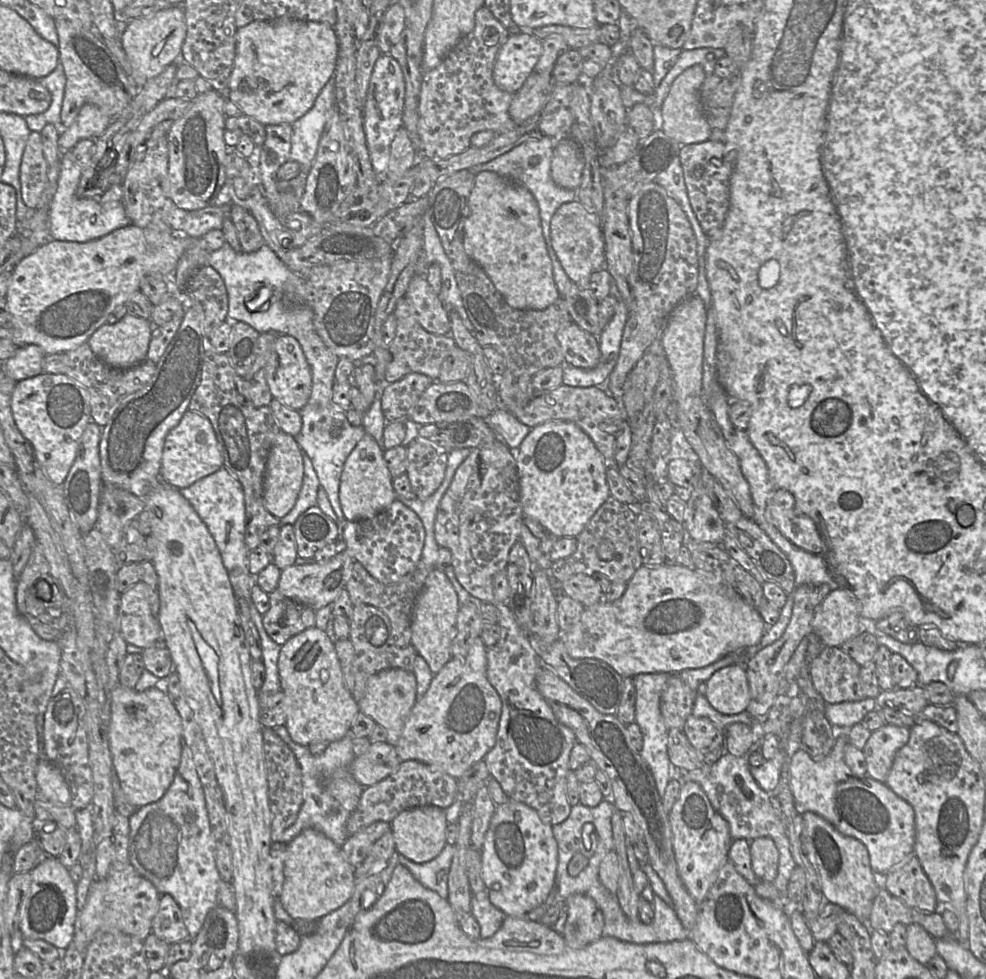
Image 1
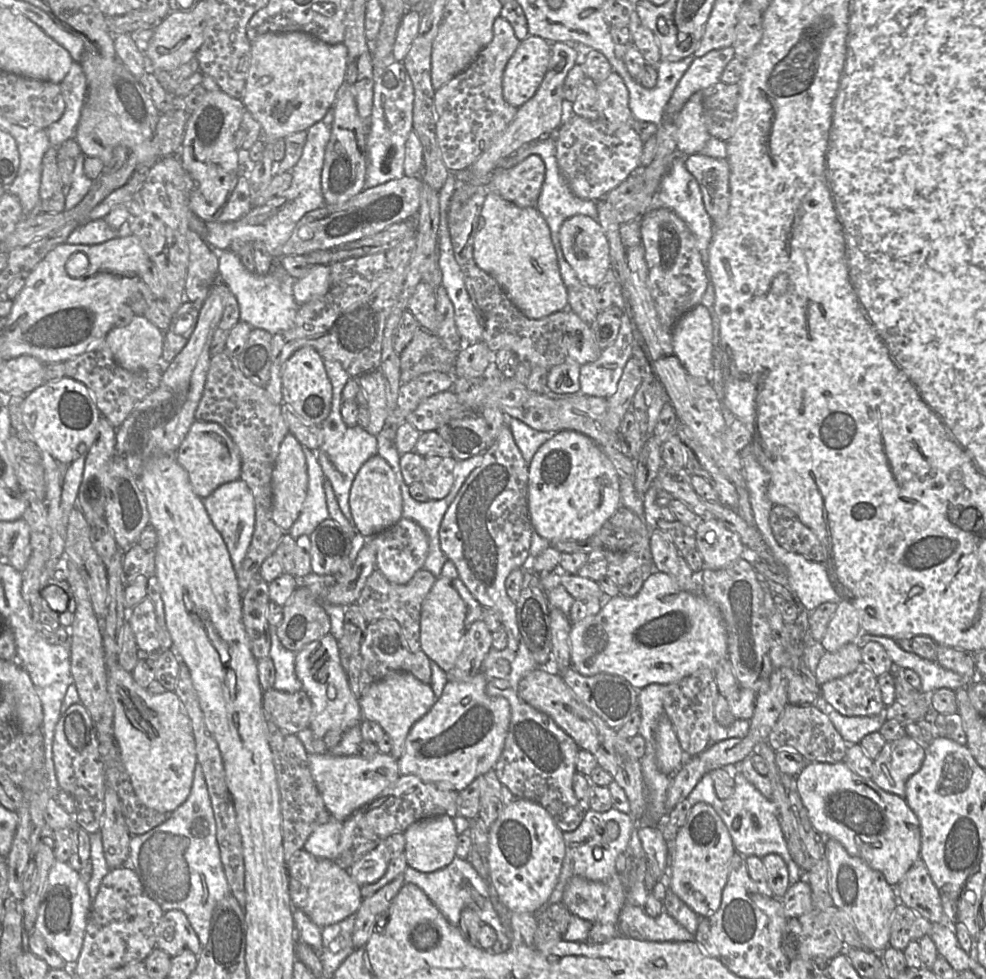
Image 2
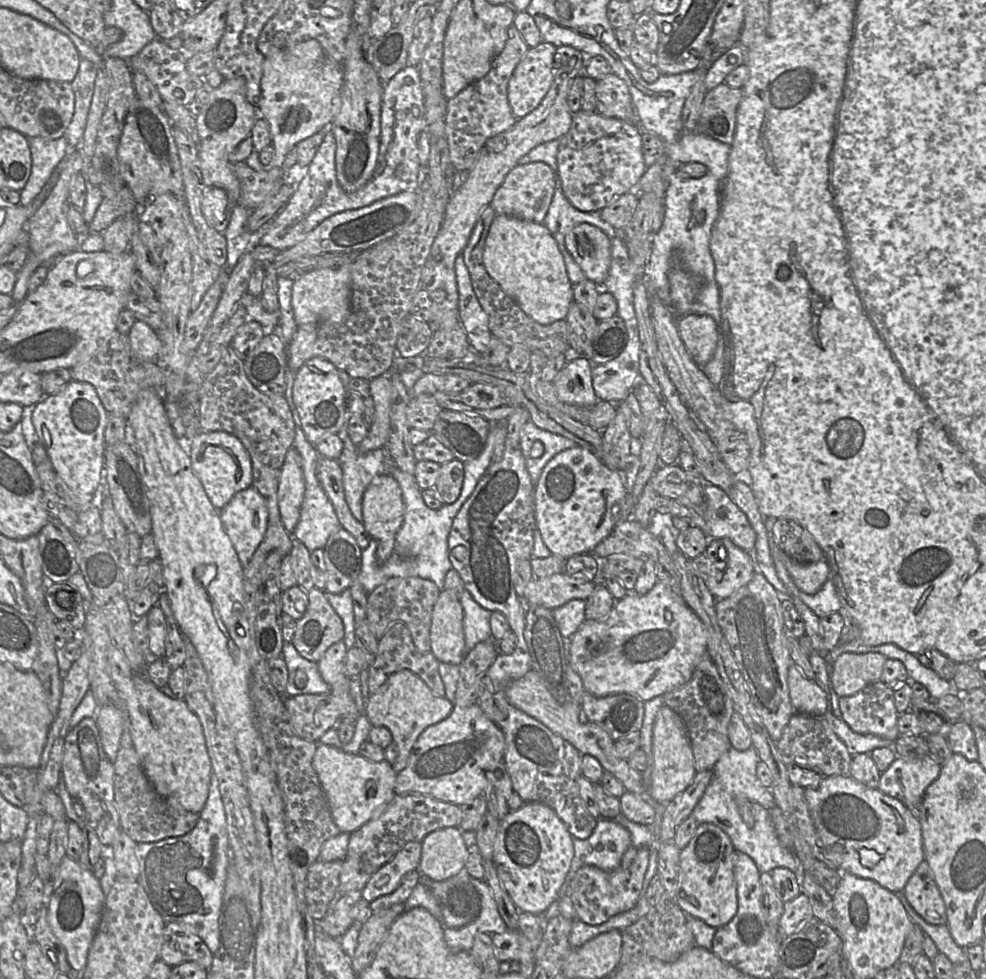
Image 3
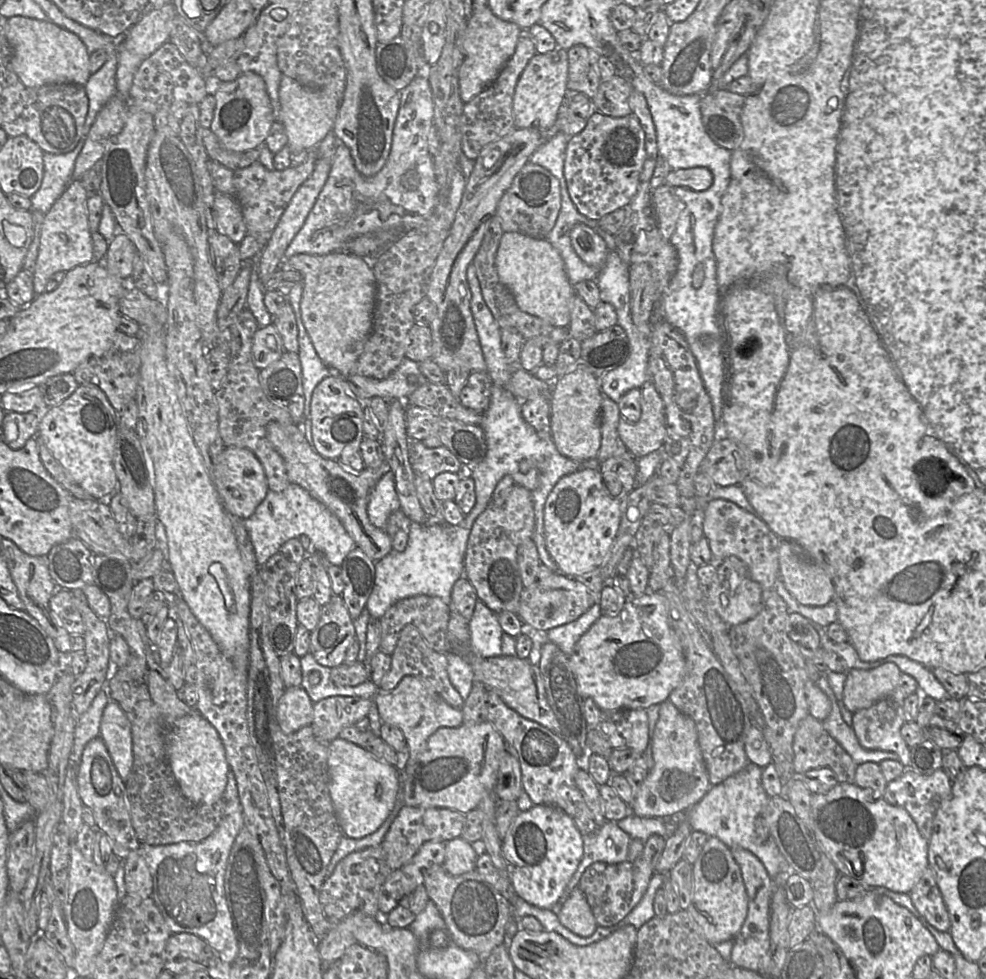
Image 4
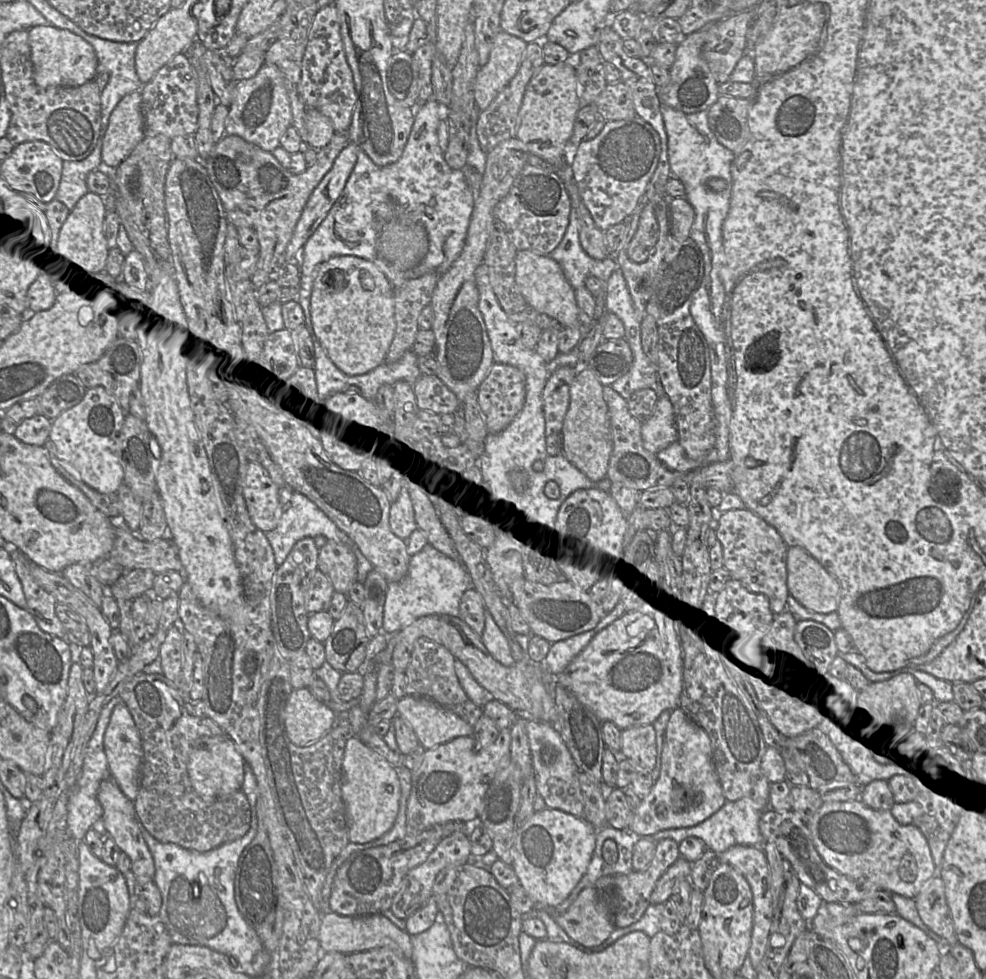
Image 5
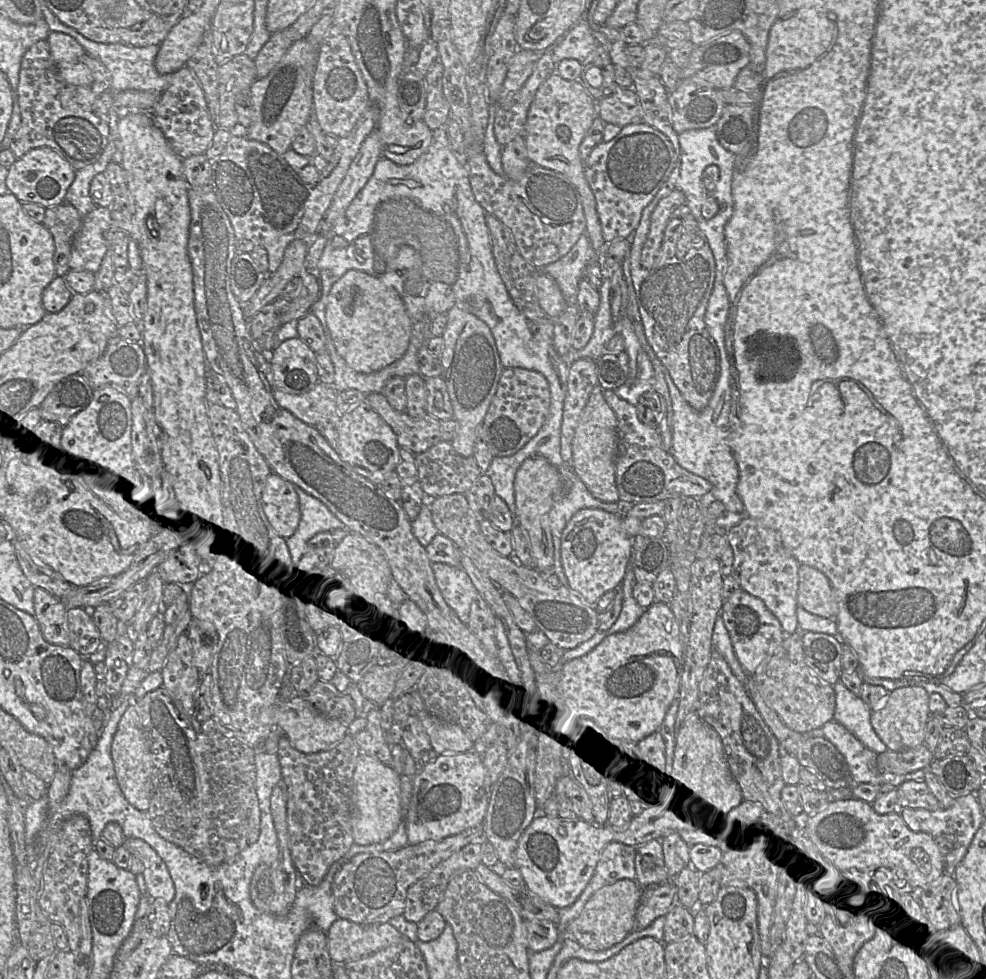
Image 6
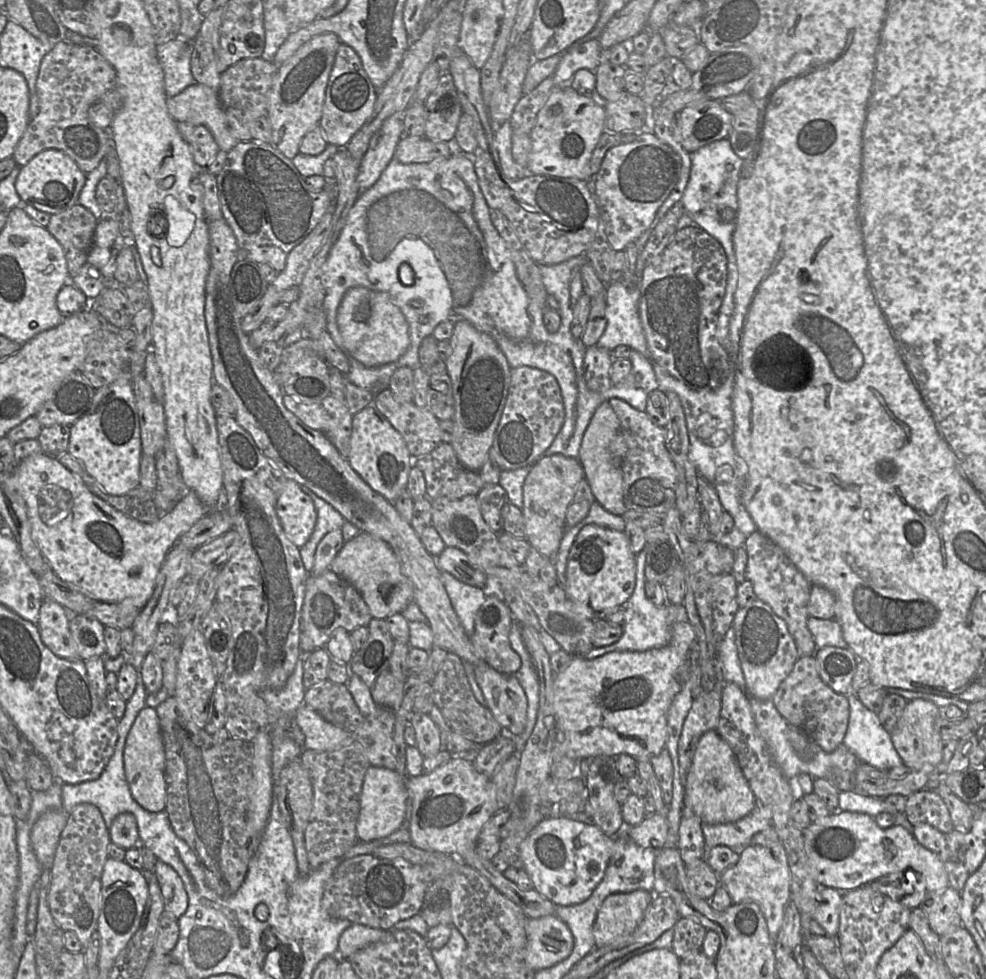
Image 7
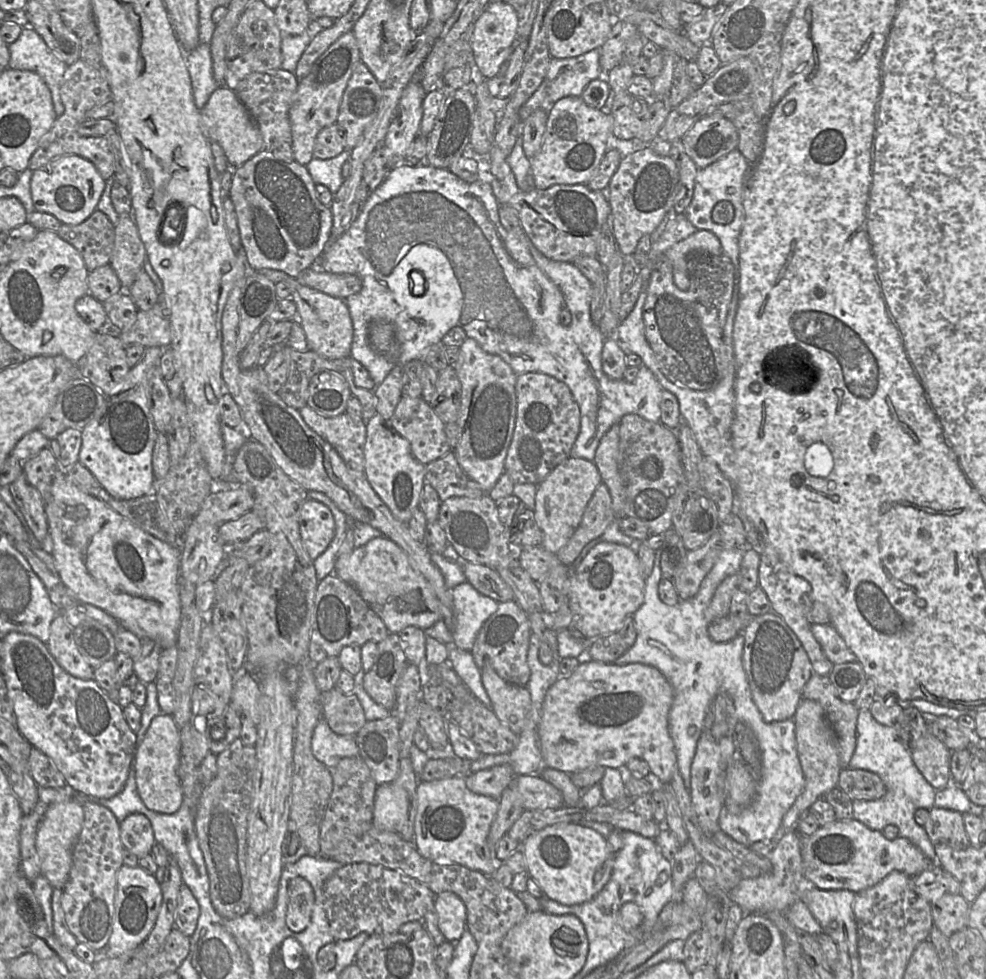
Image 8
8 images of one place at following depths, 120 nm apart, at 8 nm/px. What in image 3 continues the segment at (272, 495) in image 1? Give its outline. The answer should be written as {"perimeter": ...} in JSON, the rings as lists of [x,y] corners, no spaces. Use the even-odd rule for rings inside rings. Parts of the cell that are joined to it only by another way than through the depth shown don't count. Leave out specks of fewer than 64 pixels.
{"perimeter":[[[292,446],[285,455],[278,486],[280,518],[289,534],[293,534],[298,523],[304,494],[305,482],[302,458],[297,449]]]}

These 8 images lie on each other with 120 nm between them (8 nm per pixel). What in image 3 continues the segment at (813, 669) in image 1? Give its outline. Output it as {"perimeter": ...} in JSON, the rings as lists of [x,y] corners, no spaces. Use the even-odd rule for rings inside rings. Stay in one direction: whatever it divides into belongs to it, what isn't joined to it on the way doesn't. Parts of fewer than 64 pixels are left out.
{"perimeter":[[[882,680],[868,684],[851,696],[839,697],[842,719],[859,734],[871,734],[894,742],[900,735],[897,721],[900,715],[894,701],[893,688]]]}

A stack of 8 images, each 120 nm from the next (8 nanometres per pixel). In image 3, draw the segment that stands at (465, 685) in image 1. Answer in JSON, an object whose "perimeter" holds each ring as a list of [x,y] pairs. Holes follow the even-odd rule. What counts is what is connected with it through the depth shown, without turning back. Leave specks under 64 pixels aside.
{"perimeter":[[[479,703],[461,707],[454,704],[450,715],[441,722],[427,727],[414,743],[406,767],[398,773],[395,794],[422,794],[438,800],[463,806],[483,796],[492,771],[503,761],[505,737],[497,724],[490,720]]]}

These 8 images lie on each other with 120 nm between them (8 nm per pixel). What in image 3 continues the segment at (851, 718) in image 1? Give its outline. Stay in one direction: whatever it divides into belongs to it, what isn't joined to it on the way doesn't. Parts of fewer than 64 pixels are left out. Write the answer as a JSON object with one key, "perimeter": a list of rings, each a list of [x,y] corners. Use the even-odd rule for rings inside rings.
{"perimeter":[[[831,710],[826,711],[821,718],[828,723],[852,756],[859,753],[870,754],[876,748],[889,747],[895,753],[895,757],[900,757],[894,749],[894,742],[875,735],[854,732],[842,718],[836,717]]]}

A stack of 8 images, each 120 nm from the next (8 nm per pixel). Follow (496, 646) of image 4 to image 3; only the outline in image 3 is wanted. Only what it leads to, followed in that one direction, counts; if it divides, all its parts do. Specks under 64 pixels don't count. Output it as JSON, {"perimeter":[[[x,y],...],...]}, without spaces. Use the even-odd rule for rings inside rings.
{"perimeter":[[[466,589],[461,594],[460,602],[464,611],[463,629],[467,652],[476,644],[492,638],[491,612],[481,607]]]}

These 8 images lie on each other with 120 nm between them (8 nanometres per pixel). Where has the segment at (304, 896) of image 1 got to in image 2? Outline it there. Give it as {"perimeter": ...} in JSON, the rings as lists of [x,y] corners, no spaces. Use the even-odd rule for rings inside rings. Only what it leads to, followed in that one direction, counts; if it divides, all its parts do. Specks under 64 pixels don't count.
{"perimeter":[[[318,859],[302,911],[315,925],[323,928],[354,916],[362,900],[360,886],[347,870],[343,869],[337,861]]]}

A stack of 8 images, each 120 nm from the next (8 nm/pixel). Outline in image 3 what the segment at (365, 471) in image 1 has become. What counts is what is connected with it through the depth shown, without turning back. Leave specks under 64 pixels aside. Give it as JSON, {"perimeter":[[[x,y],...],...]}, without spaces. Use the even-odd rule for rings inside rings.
{"perimeter":[[[390,473],[375,477],[362,497],[362,524],[379,541],[395,538],[404,519],[402,490]]]}

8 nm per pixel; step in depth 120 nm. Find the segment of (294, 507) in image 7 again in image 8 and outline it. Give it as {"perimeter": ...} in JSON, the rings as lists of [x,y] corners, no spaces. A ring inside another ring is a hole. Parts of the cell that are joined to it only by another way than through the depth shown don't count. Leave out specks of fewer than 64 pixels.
{"perimeter":[[[307,498],[301,505],[299,525],[303,545],[314,560],[326,551],[334,538],[334,516],[320,501]]]}

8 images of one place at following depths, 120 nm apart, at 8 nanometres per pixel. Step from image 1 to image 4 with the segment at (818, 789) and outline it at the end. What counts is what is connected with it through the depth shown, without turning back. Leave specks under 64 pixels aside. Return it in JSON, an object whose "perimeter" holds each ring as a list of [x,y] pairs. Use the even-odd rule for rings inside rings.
{"perimeter":[[[837,783],[826,794],[813,794],[811,817],[818,846],[833,862],[838,872],[869,888],[886,888],[909,894],[929,867],[928,840],[903,808],[893,806],[884,798],[874,799],[855,783]]]}

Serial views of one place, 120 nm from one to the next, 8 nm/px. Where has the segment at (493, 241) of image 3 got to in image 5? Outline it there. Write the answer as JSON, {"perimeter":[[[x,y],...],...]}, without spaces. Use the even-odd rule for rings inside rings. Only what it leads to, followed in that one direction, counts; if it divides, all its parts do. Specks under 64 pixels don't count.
{"perimeter":[[[527,250],[517,251],[515,282],[525,300],[538,312],[555,319],[562,327],[580,325],[574,289],[566,280],[560,265],[550,256]]]}

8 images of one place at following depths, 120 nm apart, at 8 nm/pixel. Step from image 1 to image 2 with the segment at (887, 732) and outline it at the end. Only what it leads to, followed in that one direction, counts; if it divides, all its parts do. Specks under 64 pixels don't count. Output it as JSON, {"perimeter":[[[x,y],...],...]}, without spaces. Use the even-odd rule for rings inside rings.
{"perimeter":[[[909,736],[886,742],[873,760],[871,780],[886,792],[905,797],[908,779],[919,771],[925,748]]]}

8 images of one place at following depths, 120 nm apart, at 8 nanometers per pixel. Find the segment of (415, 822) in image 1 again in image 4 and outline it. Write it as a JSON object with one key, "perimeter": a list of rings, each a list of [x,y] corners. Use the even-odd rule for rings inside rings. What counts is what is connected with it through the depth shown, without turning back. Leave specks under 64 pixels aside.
{"perimeter":[[[462,837],[445,842],[445,859],[442,866],[448,873],[458,876],[476,868],[478,854]]]}

